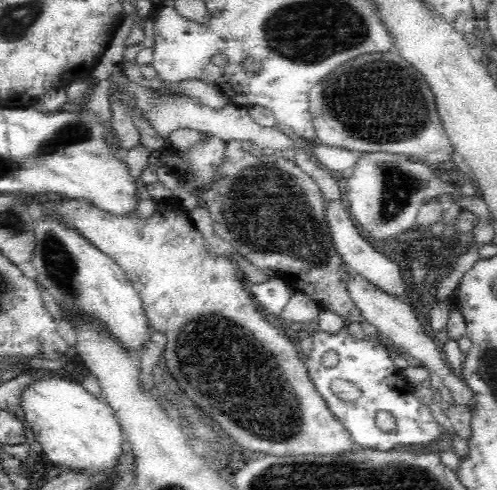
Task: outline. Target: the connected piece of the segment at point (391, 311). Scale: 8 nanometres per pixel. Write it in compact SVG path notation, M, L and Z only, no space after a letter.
M355 275L353 281L349 282L349 291L366 321L373 325L376 331L385 334L398 348L402 348L404 354L418 360L421 366L428 369L430 374L438 376L442 380L442 384L450 390L456 405L466 406L470 412L477 409L477 395L472 387L466 383L464 376L455 374L450 364L442 358L442 347L440 345L437 347L431 336L426 334L424 326L418 321L416 310L412 310L406 303L398 301L396 297L386 296L358 275Z

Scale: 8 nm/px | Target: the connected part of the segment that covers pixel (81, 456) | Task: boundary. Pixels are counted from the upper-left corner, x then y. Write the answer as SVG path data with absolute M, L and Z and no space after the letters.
M28 369L27 372L28 374L21 374L24 380L18 392L19 416L25 425L30 425L35 441L42 446L42 454L46 455L50 462L60 464L64 468L86 466L89 470L106 470L117 458L121 446L126 441L113 408L107 401L102 401L96 394L86 390L81 383L64 378L58 372L32 369Z

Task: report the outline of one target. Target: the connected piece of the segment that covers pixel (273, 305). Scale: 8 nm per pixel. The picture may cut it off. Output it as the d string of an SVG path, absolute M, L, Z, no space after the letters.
M280 277L266 278L264 283L250 284L250 296L264 316L272 316L288 325L282 319L282 311L292 294L285 285Z

